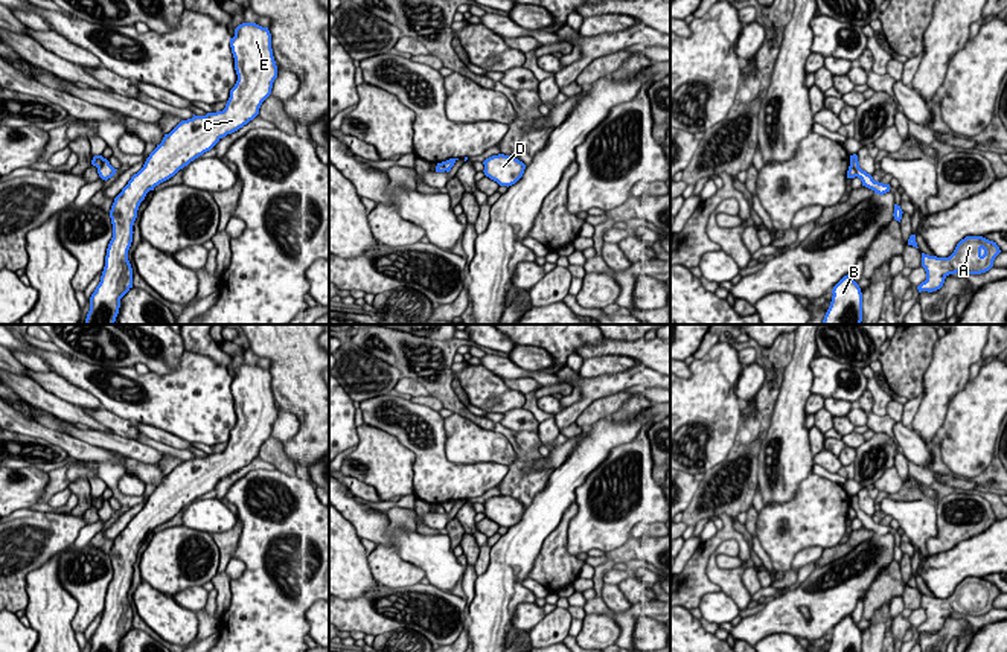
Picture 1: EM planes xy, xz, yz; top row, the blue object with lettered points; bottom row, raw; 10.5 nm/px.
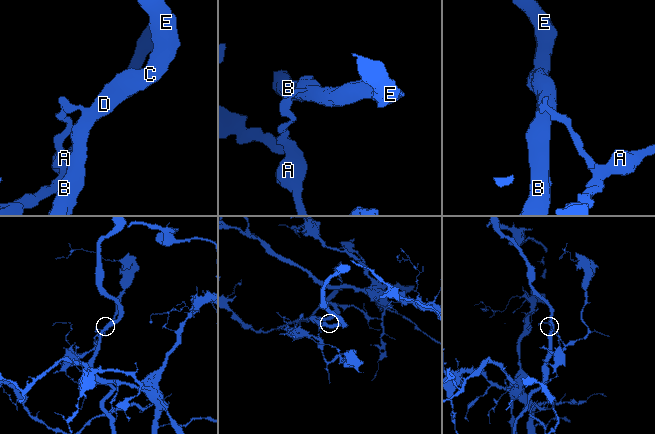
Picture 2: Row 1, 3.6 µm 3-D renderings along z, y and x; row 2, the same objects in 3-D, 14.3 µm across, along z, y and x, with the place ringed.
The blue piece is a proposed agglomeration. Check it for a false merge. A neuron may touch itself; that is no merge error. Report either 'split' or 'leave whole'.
split

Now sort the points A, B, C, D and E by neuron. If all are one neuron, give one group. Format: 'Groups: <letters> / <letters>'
Groups: A / B C D E

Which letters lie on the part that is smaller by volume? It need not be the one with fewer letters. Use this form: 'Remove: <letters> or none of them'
Remove: A

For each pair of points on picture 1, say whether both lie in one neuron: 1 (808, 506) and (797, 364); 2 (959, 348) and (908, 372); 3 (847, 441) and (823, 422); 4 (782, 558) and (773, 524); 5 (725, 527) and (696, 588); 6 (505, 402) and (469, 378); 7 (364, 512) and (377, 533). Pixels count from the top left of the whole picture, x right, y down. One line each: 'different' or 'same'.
1: different
2: different
3: same
4: same
5: same
6: same
7: same

